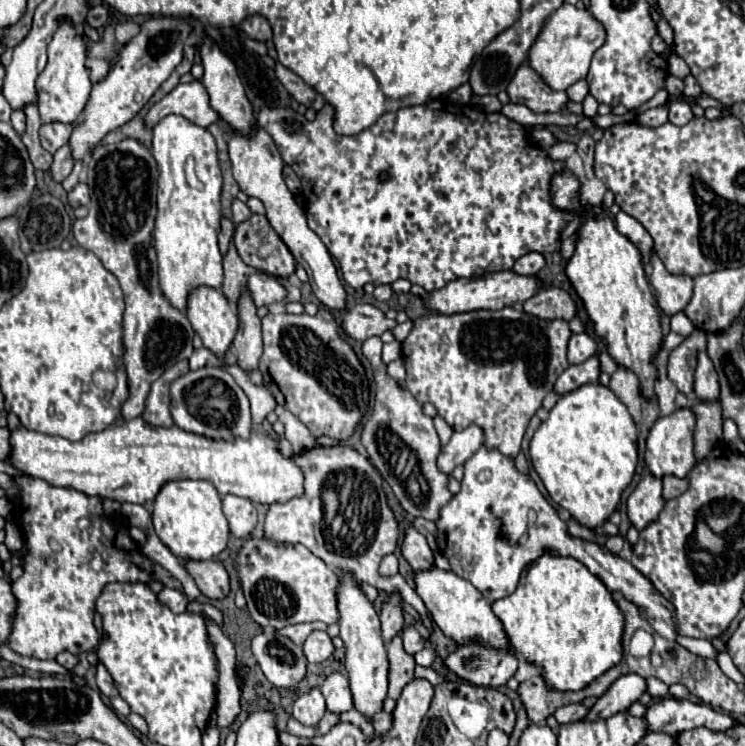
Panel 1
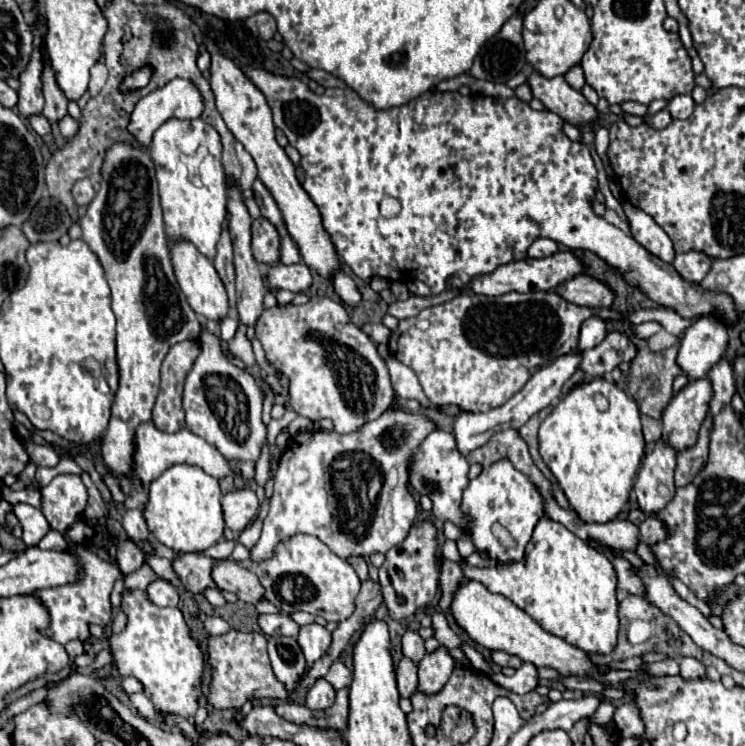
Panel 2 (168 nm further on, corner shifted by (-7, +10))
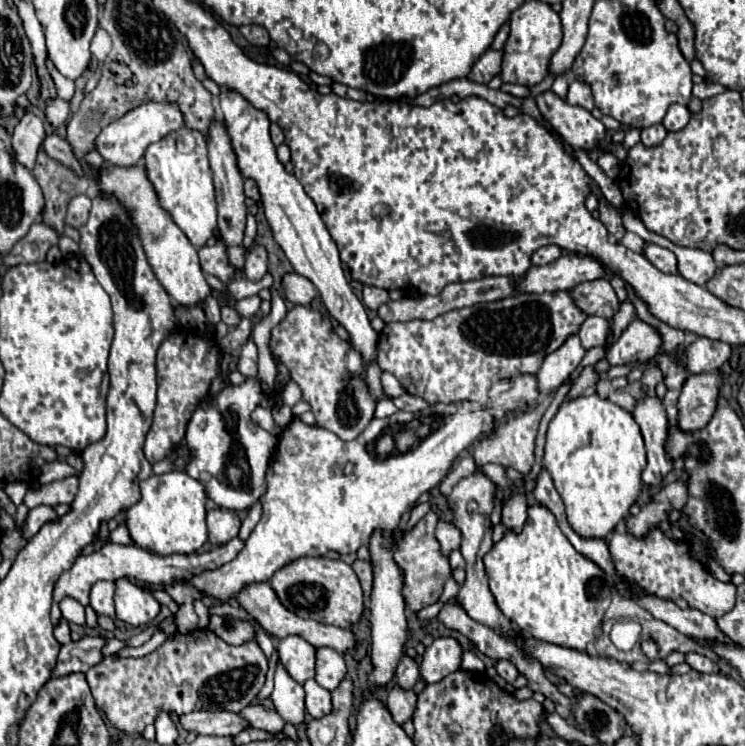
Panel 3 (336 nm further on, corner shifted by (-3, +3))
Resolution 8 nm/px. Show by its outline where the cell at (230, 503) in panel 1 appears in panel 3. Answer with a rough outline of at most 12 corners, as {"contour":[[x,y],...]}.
{"contour":[[230,509],[208,511],[208,539],[222,545],[238,535]]}

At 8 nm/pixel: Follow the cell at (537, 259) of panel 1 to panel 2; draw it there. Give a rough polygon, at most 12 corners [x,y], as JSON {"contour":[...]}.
{"contour":[[538,238],[528,248],[530,258],[544,258],[558,252],[550,238]]}

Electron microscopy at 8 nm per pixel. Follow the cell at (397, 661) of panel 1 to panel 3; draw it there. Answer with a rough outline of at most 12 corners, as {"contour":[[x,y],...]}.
{"contour":[[394,685],[388,705],[394,721],[412,719],[416,693]]}

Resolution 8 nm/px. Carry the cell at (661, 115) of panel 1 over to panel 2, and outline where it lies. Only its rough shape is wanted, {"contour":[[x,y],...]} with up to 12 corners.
{"contour":[[668,110],[648,116],[645,122],[662,130],[672,122]]}

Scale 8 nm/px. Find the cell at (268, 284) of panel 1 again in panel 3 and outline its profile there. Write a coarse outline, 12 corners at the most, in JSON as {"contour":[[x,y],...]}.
{"contour":[[294,271],[282,277],[284,297],[310,305],[314,283]]}

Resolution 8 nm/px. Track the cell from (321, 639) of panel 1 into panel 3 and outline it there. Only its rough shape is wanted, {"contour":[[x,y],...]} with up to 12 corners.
{"contour":[[300,635],[278,641],[286,671],[298,681],[314,677],[316,647]]}

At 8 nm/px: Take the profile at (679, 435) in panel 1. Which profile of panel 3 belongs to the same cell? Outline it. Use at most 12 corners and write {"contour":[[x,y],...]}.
{"contour":[[718,371],[688,375],[676,425],[700,431],[722,391]]}

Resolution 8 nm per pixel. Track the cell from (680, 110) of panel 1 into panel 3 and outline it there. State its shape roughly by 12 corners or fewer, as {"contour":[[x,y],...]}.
{"contour":[[672,105],[662,121],[668,131],[680,131],[690,121],[684,105]]}

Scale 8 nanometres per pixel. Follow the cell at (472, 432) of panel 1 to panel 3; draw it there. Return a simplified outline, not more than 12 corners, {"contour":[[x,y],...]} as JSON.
{"contour":[[578,335],[550,353],[536,373],[538,391],[550,395],[584,357]]}

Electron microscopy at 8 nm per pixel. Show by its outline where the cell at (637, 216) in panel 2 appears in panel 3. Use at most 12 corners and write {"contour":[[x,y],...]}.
{"contour":[[644,243],[644,255],[662,273],[678,273],[670,249]]}

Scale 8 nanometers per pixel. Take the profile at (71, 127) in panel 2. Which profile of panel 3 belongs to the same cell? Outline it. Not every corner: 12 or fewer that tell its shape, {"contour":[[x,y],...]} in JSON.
{"contour":[[46,101],[46,119],[60,127],[70,115],[70,103]]}

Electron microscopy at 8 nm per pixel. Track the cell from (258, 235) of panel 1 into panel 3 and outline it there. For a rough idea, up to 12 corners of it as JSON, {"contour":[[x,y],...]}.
{"contour":[[252,245],[244,275],[252,281],[268,273],[264,245]]}

